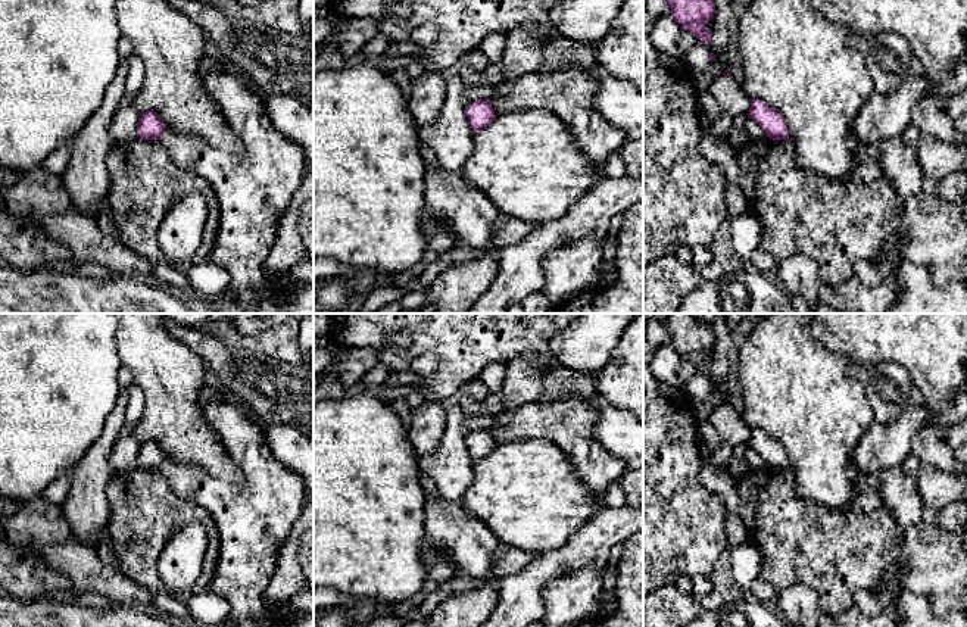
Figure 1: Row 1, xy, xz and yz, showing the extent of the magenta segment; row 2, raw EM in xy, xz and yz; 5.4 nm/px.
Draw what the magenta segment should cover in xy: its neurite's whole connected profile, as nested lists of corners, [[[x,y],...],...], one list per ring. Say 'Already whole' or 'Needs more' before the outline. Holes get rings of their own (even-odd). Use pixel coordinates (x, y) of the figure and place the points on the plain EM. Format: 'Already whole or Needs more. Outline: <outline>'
Already whole. Outline: [[[150,440],[140,443],[137,455],[137,467],[143,470],[159,470],[160,464],[165,461],[166,455],[162,447]]]

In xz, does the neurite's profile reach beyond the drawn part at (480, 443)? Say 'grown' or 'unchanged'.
unchanged

